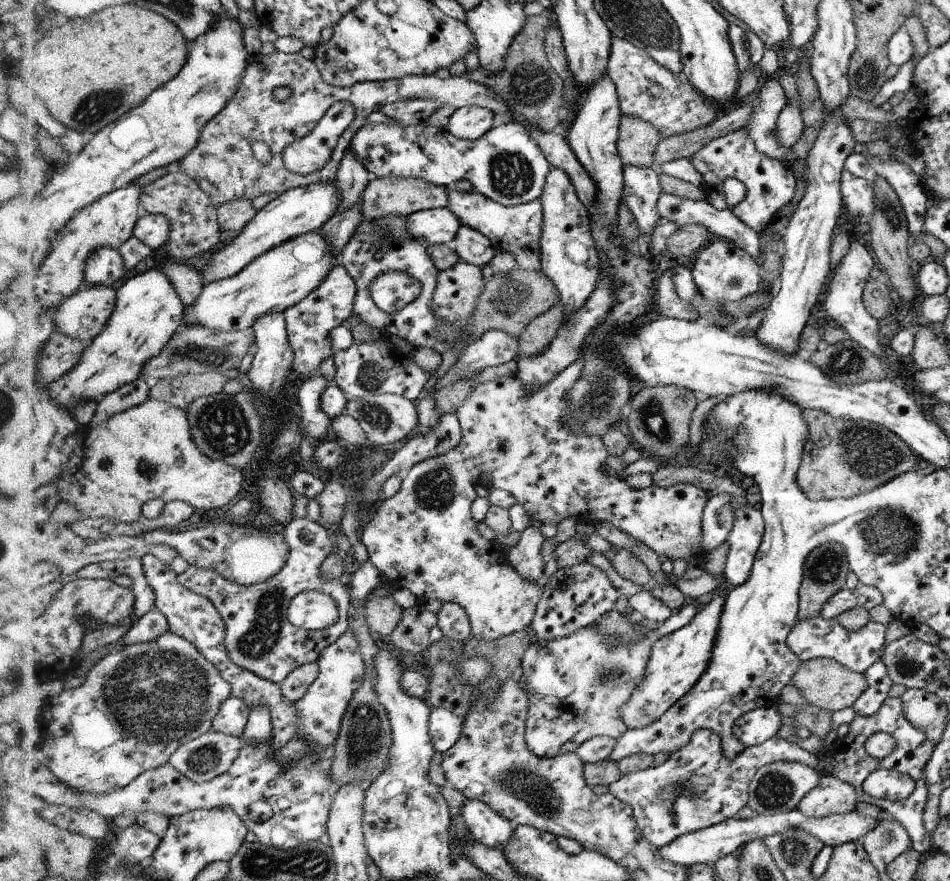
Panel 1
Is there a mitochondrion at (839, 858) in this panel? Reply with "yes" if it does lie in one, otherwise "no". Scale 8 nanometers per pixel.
no

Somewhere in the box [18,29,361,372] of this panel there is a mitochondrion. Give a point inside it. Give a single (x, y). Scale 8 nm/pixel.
(91, 110)

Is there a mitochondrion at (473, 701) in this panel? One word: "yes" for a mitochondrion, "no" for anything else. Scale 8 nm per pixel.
no

